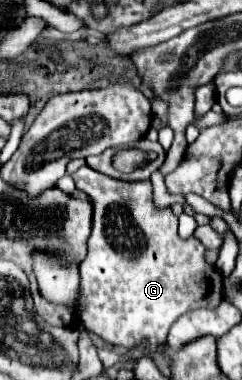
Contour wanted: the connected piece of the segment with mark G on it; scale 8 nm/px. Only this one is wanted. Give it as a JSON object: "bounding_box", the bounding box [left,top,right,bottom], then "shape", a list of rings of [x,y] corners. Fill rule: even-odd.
{"bounding_box":[71,166,223,352],"shape":[[[81,166],[71,174],[75,186],[93,200],[93,232],[89,236],[89,250],[81,262],[81,294],[83,294],[83,324],[89,332],[101,336],[105,342],[123,348],[135,348],[143,338],[149,342],[151,352],[157,352],[159,344],[165,344],[171,324],[185,312],[201,306],[213,308],[223,300],[223,286],[219,272],[205,264],[205,248],[197,238],[181,240],[177,234],[177,216],[169,210],[157,210],[153,206],[151,182],[123,182],[95,172],[89,166]]]}

